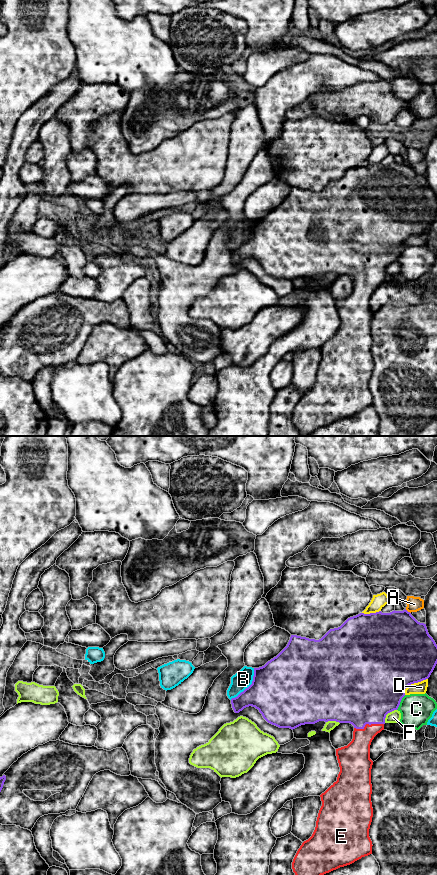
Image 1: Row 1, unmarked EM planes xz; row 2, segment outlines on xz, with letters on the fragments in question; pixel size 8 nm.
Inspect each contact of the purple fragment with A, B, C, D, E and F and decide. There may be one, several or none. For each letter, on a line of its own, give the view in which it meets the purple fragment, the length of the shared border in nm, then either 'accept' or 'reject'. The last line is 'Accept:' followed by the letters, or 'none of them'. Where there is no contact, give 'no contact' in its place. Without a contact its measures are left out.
A: contact in xz; length 60 nm; reject
B: contact in xz; length 320 nm; reject
C: contact in xz; length 140 nm; reject
D: contact in xz; length 240 nm; reject
E: contact in xz; length 240 nm; accept
F: contact in xz; length 150 nm; reject
Accept: E

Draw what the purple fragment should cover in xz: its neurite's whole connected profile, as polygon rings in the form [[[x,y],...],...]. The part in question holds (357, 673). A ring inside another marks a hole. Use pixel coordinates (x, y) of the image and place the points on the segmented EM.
[[[406,609],[403,611],[392,611],[390,613],[364,614],[348,618],[340,627],[330,629],[321,639],[309,639],[297,635],[291,635],[287,646],[273,659],[264,666],[254,668],[252,684],[241,692],[237,697],[231,699],[232,708],[235,713],[239,713],[244,708],[252,706],[259,710],[263,718],[270,724],[279,728],[295,729],[305,724],[315,724],[319,721],[336,721],[339,723],[350,723],[354,726],[353,739],[344,747],[336,749],[336,756],[340,767],[337,781],[334,782],[324,793],[320,795],[322,806],[319,810],[316,827],[312,836],[304,841],[298,849],[293,862],[292,869],[295,875],[324,875],[340,867],[354,863],[362,857],[372,854],[372,841],[369,837],[369,829],[373,817],[373,808],[371,802],[372,784],[371,769],[373,761],[370,759],[370,745],[374,737],[384,730],[386,715],[397,710],[402,698],[405,696],[405,689],[414,683],[421,682],[430,677],[437,664],[437,645],[429,635],[426,624],[418,622]]]

